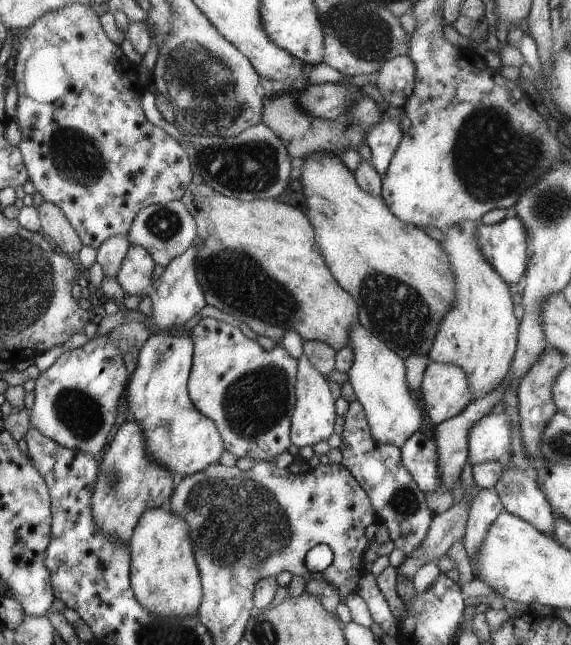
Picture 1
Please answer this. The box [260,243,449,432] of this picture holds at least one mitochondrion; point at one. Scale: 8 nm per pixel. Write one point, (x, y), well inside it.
(394, 309)

